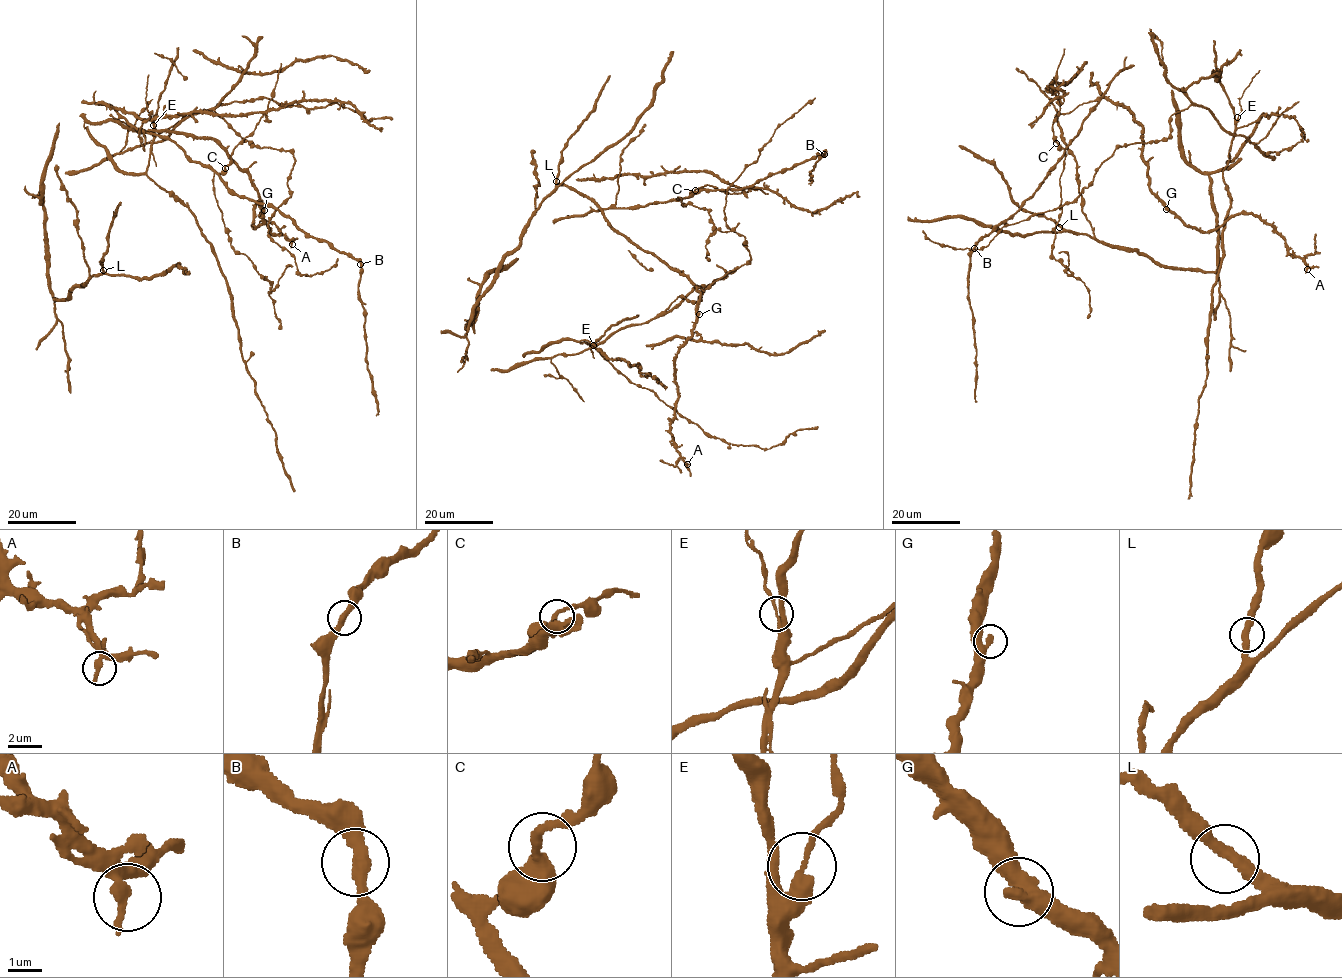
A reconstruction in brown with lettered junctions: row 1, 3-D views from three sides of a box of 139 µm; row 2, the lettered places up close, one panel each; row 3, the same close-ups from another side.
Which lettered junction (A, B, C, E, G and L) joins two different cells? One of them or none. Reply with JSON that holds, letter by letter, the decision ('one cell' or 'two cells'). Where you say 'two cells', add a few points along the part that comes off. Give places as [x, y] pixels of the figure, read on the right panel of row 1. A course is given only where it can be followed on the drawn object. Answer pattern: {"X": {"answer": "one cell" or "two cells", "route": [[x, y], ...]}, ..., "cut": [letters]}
{"A": {"answer": "one cell"}, "B": {"answer": "one cell"}, "C": {"answer": "one cell"}, "E": {"answer": "two cells", "route": [[1237, 117], [1241, 111], [1239, 99], [1259, 70]]}, "G": {"answer": "one cell"}, "L": {"answer": "one cell"}, "cut": ["E"]}

